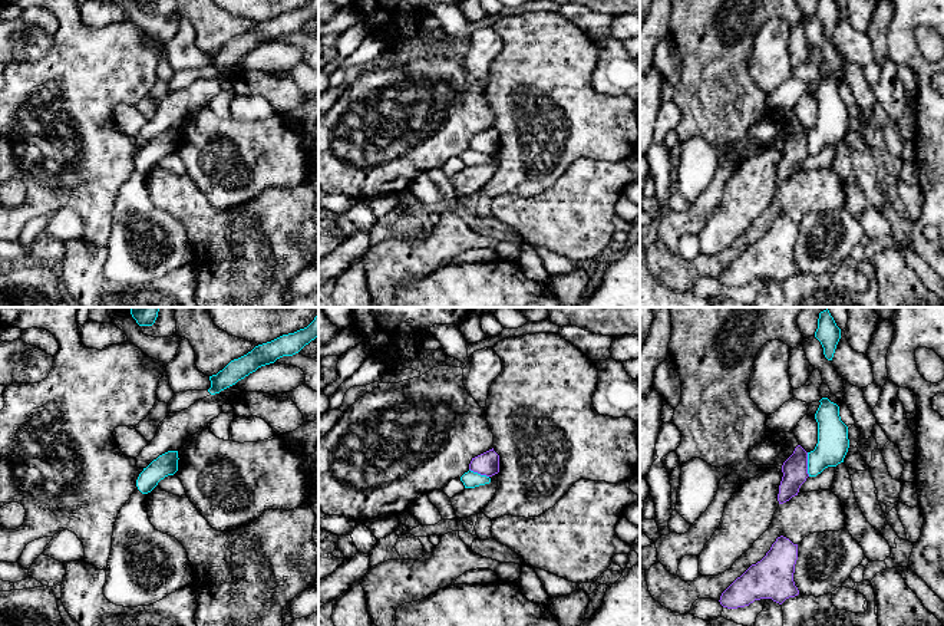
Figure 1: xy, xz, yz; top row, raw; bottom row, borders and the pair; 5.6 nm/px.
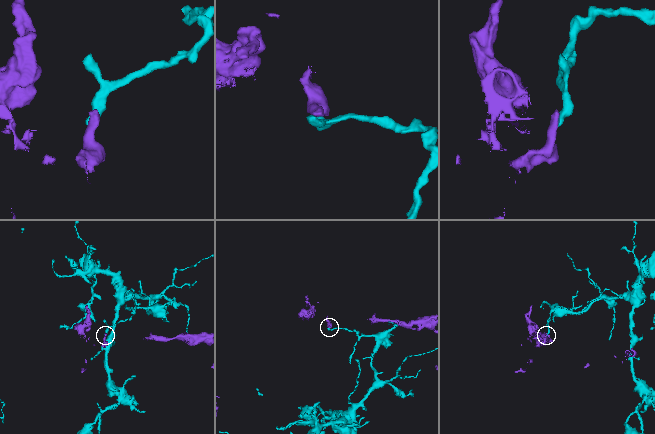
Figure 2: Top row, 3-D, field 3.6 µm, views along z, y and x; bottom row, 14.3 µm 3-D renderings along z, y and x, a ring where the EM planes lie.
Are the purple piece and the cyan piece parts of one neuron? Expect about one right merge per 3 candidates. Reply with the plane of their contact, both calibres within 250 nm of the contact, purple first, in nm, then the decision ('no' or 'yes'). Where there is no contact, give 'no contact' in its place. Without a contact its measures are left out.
meets purple in yz; 140 nm thick on the purple side, 180 nm on the other; no

